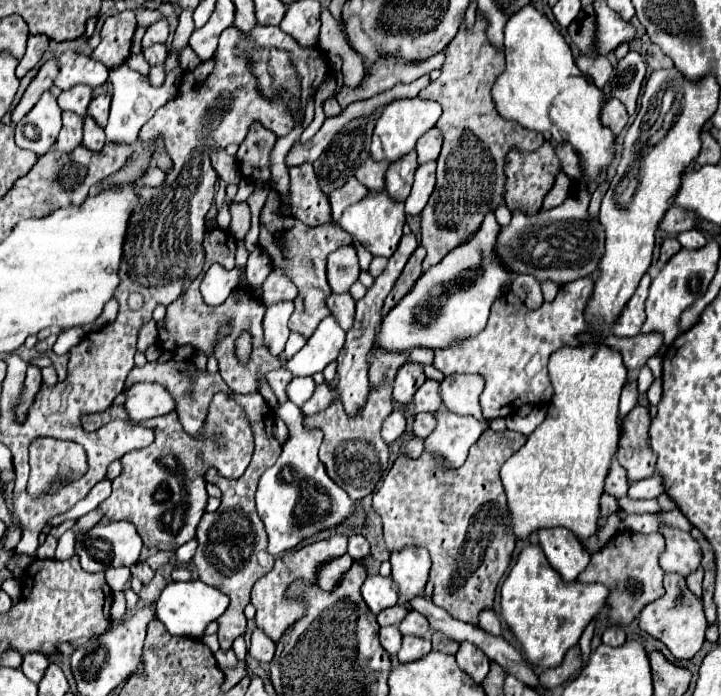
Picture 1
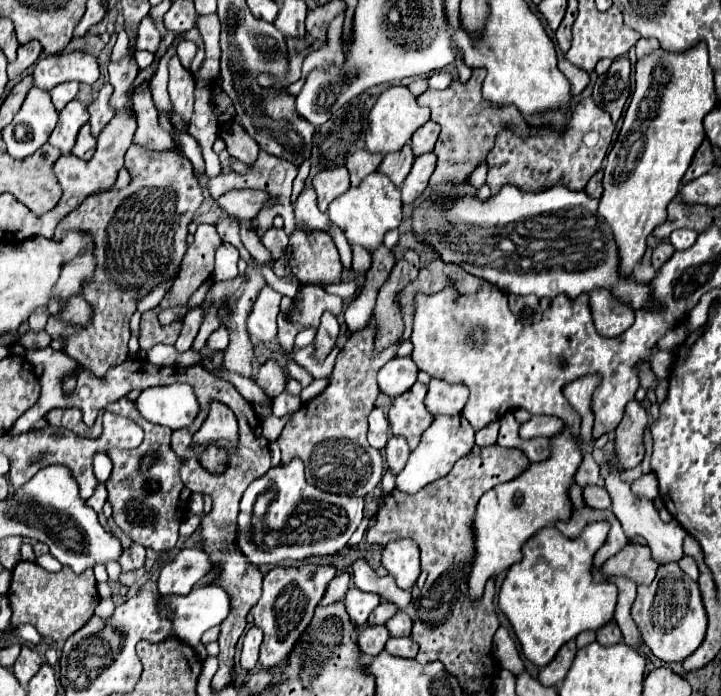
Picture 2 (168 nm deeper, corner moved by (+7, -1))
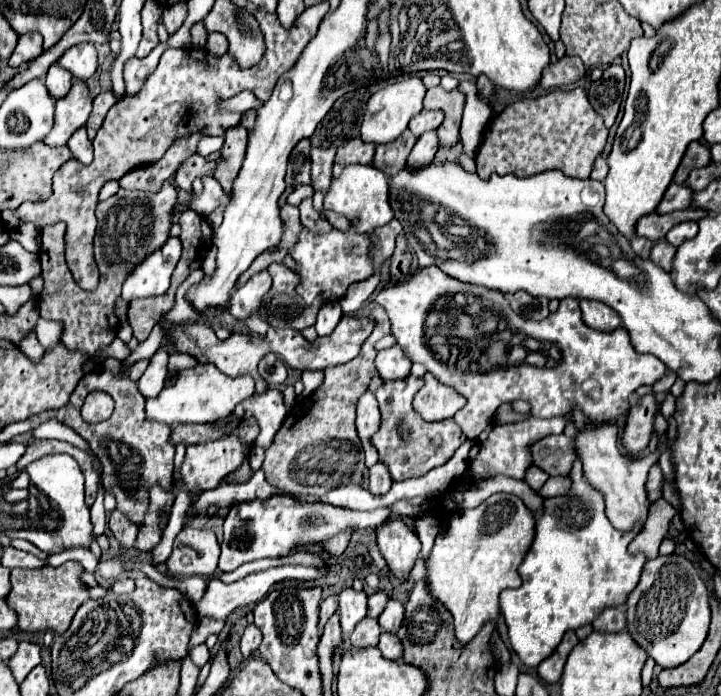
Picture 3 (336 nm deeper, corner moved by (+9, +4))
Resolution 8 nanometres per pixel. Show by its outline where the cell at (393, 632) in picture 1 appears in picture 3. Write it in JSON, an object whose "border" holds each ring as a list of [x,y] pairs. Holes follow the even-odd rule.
{"border":[[[364,618],[362,622],[356,624],[356,630],[350,636],[350,642],[354,648],[368,648],[368,646],[376,646],[378,638],[380,638],[382,628],[378,626],[378,620],[374,618]]]}

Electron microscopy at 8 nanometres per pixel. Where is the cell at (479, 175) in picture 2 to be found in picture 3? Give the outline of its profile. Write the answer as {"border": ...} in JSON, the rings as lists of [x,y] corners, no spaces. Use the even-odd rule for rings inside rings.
{"border":[[[460,82],[458,90],[466,94],[466,106],[464,106],[464,116],[462,116],[460,136],[462,136],[464,152],[474,158],[474,154],[482,142],[482,130],[492,116],[492,108],[488,106],[488,102],[480,100],[476,84]]]}

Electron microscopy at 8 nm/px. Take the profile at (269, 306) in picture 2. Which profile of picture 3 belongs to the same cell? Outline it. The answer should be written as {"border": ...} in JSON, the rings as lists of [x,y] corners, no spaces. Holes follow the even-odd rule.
{"border":[[[266,270],[254,274],[244,286],[238,286],[232,292],[228,310],[236,320],[246,320],[250,314],[258,312],[258,302],[262,300],[262,294],[270,290],[270,274]]]}

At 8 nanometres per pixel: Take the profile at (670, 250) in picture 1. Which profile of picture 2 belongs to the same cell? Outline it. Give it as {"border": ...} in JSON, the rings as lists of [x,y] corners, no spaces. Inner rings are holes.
{"border":[[[662,241],[656,249],[654,249],[654,253],[652,253],[652,267],[658,271],[660,269],[660,265],[664,263],[664,261],[668,261],[670,257],[672,257],[672,253],[674,253],[676,249],[672,247],[672,243],[668,243],[668,241]]]}

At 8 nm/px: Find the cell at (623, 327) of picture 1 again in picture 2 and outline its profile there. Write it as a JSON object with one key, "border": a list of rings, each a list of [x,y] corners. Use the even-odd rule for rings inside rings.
{"border":[[[594,289],[590,293],[590,307],[596,331],[604,337],[618,337],[634,323],[632,307],[618,301],[610,289]]]}

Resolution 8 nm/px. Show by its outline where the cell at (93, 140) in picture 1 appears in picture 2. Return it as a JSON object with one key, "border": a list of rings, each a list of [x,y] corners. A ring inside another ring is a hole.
{"border":[[[86,123],[86,125],[80,129],[80,133],[78,133],[78,141],[76,141],[72,153],[74,153],[76,157],[88,161],[88,159],[94,155],[94,151],[96,151],[96,139],[92,137],[90,127],[88,127],[88,123]]]}

